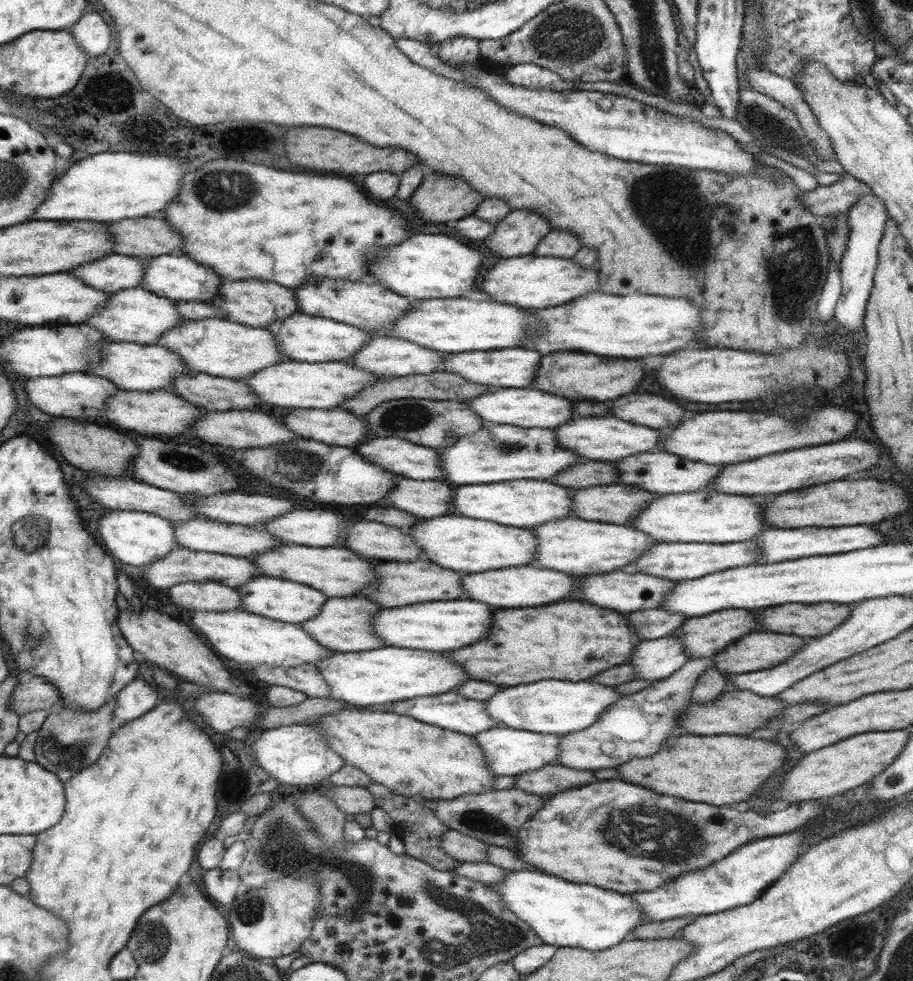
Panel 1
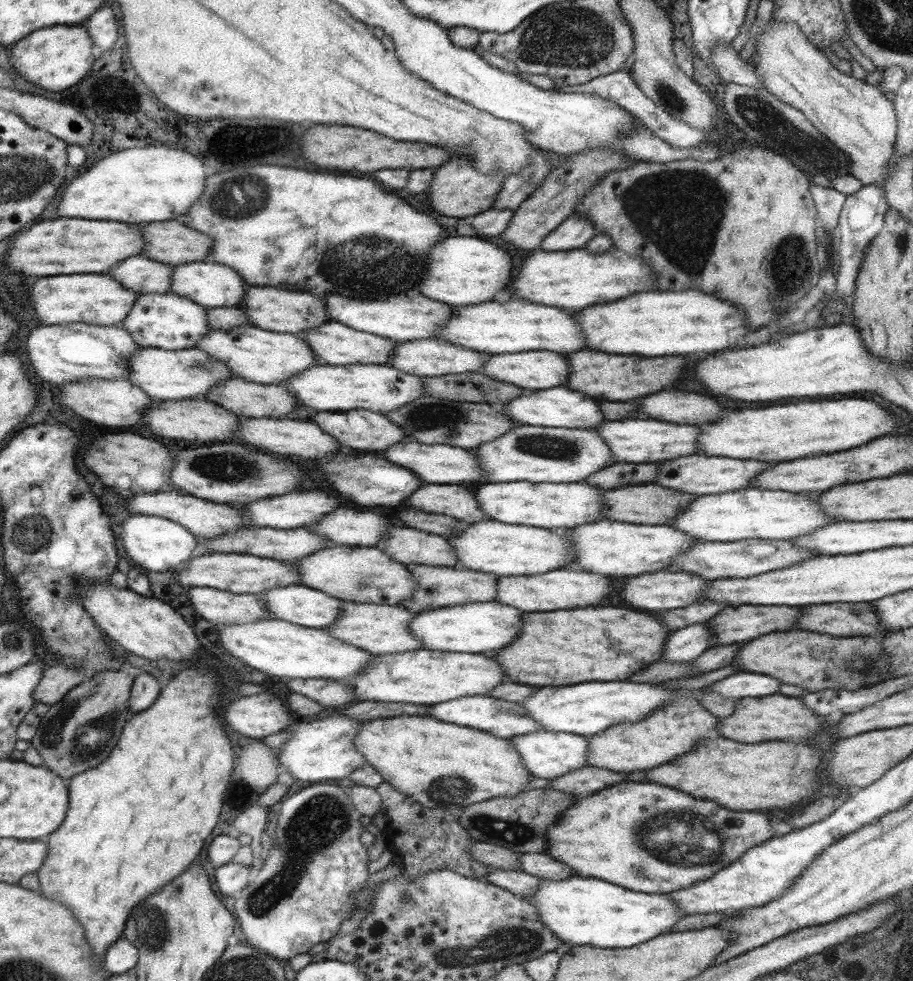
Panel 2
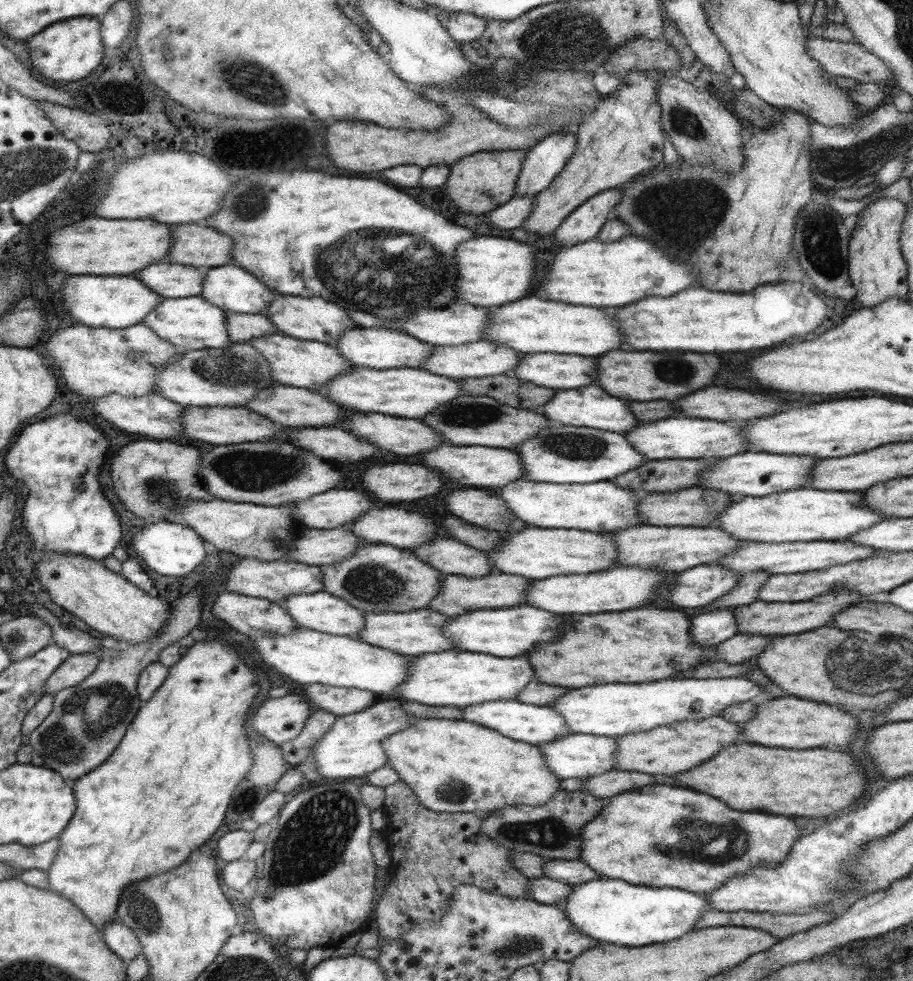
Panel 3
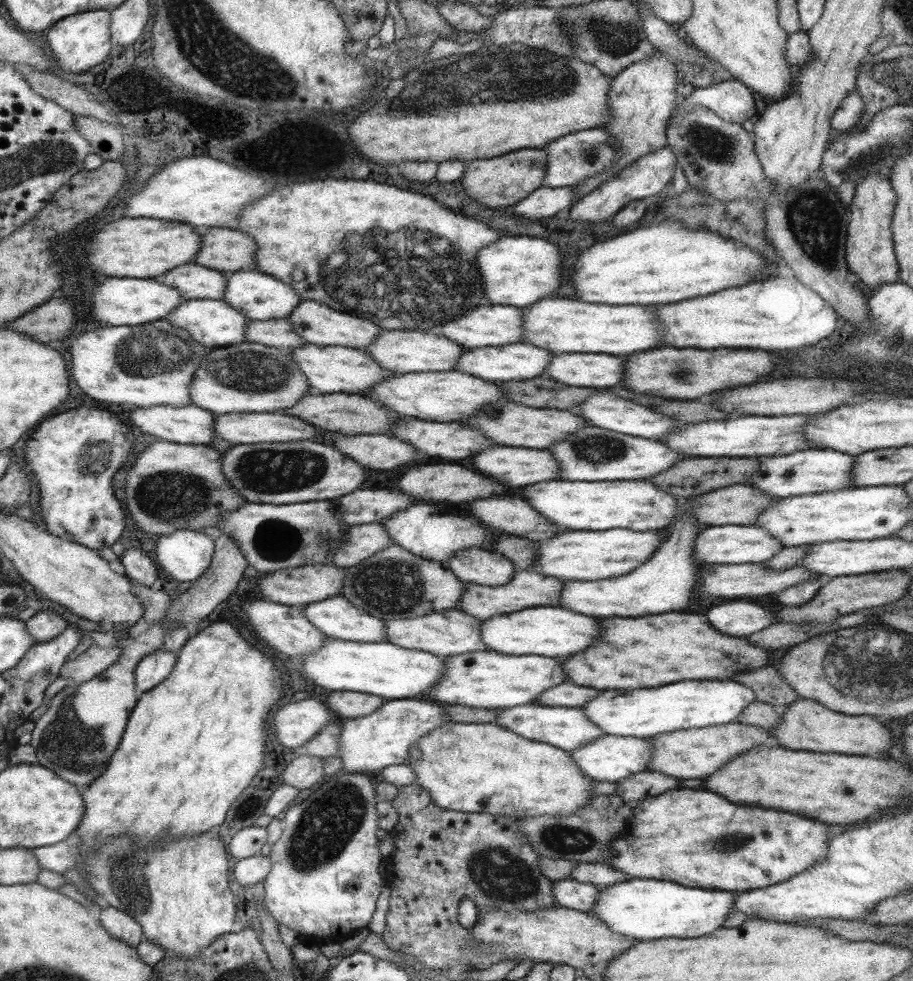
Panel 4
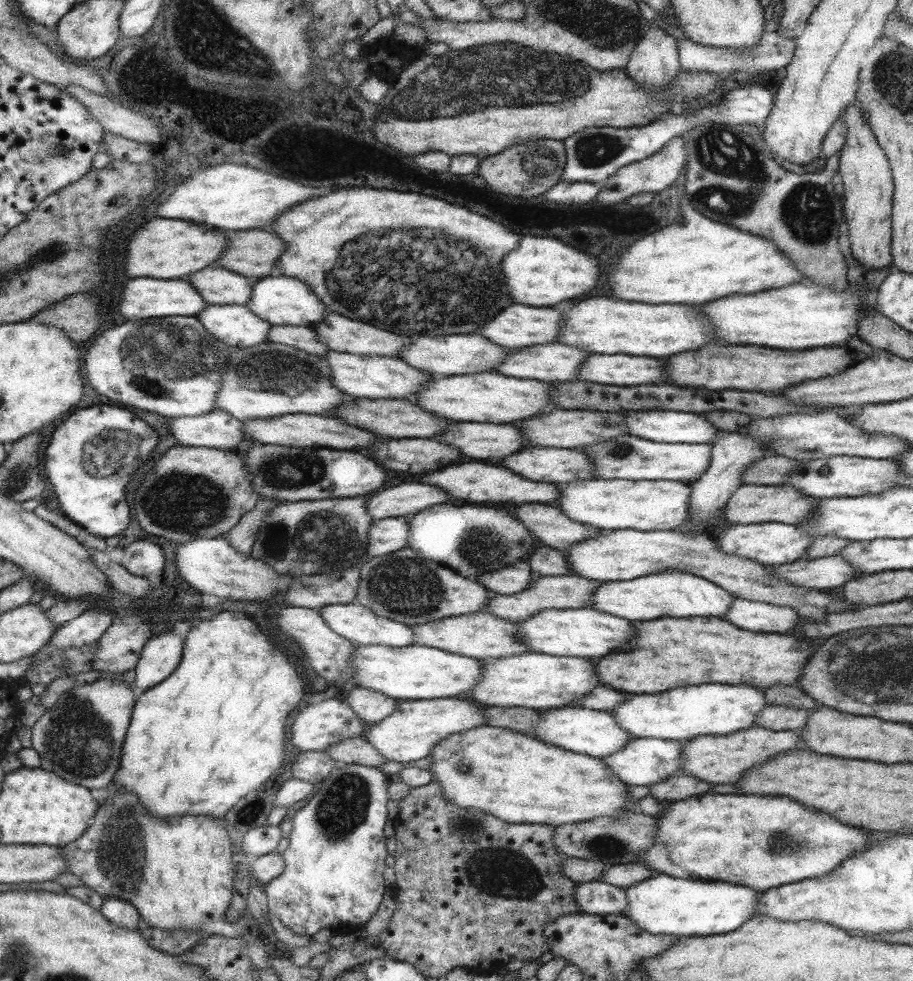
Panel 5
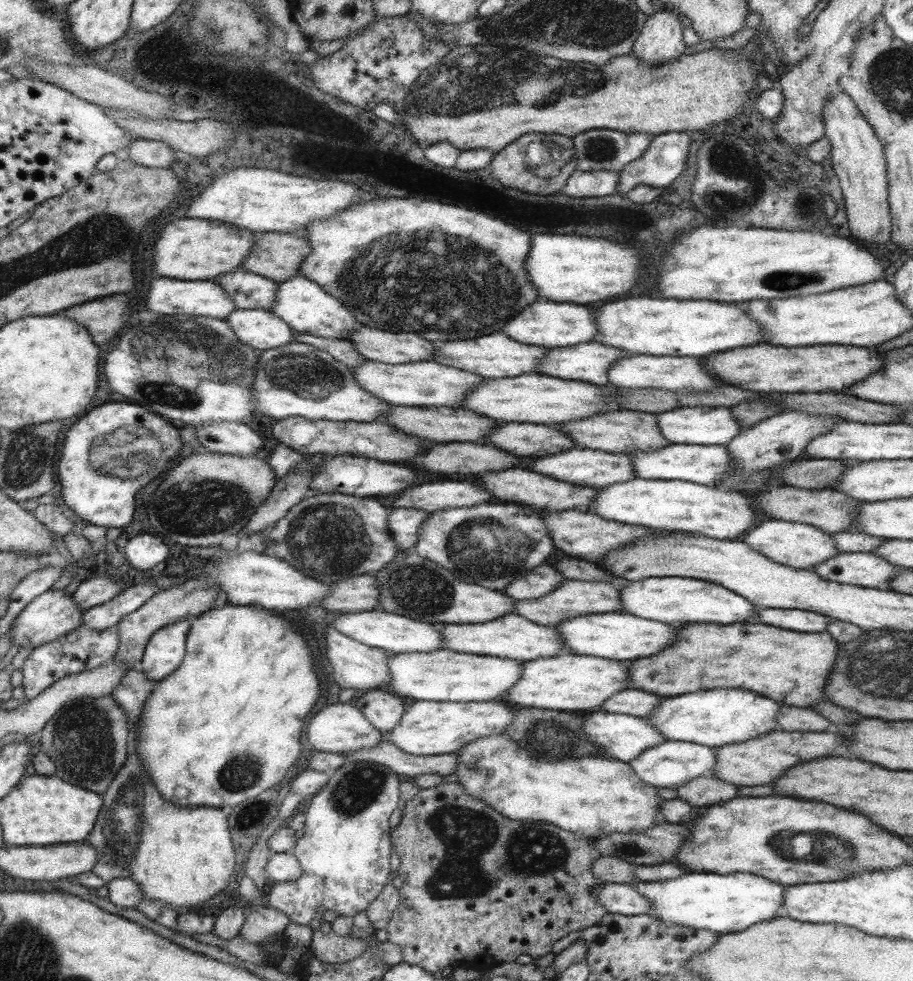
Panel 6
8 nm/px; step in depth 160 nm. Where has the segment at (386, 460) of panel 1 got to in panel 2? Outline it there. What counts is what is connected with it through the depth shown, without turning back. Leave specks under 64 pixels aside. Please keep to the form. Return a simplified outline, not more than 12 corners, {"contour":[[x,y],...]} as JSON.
{"contour":[[405,440],[383,452],[429,484],[481,482],[476,452]]}

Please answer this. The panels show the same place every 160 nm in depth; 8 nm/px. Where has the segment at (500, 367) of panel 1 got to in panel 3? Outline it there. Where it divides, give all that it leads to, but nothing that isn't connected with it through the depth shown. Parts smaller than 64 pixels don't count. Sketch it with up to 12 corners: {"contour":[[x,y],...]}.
{"contour":[[522,355],[512,370],[521,381],[573,390],[595,380],[591,358]]}

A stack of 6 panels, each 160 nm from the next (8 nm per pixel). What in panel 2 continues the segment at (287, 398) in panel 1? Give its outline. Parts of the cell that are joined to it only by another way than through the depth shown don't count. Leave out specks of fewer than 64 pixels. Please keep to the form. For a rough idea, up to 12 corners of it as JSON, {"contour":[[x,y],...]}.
{"contour":[[314,364],[280,384],[316,412],[387,414],[424,394],[388,364]]}

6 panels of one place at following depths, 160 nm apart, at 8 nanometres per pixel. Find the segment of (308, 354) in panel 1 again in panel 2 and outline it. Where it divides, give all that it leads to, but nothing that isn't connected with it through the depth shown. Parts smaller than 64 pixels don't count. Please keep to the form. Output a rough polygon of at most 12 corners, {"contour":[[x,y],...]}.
{"contour":[[327,321],[299,335],[323,365],[385,365],[396,341]]}

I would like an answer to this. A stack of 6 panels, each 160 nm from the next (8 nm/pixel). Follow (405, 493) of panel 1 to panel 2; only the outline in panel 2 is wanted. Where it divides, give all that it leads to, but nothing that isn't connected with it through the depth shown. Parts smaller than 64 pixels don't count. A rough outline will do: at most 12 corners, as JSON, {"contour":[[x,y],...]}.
{"contour":[[424,483],[403,507],[467,524],[489,519],[474,492]]}

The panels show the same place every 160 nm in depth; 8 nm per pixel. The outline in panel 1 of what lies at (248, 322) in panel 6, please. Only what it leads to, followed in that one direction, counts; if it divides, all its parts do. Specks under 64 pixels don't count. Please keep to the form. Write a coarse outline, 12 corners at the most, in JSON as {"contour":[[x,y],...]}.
{"contour":[[141,286],[110,293],[85,323],[111,341],[155,345],[185,318]]}

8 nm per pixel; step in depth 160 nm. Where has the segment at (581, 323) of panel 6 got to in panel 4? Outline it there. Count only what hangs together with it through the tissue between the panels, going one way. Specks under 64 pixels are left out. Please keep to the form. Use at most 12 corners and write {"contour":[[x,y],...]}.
{"contour":[[477,306],[436,335],[467,350],[524,338],[524,312]]}

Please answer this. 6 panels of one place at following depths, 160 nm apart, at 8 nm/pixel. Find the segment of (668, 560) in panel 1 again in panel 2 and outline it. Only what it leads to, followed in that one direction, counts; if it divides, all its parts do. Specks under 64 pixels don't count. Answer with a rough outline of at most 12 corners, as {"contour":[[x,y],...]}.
{"contour":[[782,540],[700,541],[667,570],[708,581],[789,567],[815,551]]}

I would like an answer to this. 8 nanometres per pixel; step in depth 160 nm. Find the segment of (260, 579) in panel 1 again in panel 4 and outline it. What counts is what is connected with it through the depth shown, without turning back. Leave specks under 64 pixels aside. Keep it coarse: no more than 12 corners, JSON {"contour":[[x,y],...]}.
{"contour":[[341,594],[302,608],[329,639],[385,641],[384,622]]}

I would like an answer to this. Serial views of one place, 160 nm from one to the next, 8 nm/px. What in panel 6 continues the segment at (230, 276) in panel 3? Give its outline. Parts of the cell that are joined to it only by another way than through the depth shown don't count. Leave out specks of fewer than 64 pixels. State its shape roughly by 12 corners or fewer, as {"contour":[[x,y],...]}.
{"contour":[[301,274],[277,284],[276,313],[296,333],[345,339],[361,326]]}

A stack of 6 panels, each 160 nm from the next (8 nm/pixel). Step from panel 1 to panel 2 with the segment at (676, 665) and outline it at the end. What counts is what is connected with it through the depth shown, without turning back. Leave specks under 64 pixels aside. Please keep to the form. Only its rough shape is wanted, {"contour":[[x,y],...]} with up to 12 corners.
{"contour":[[705,623],[670,633],[667,662],[692,662],[709,646]]}

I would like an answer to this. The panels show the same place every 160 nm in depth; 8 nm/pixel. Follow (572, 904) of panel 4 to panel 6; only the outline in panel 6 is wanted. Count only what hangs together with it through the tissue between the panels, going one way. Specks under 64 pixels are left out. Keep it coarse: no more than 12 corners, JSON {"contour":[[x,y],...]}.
{"contour":[[602,883],[595,896],[607,913],[633,916],[652,904],[632,884]]}

